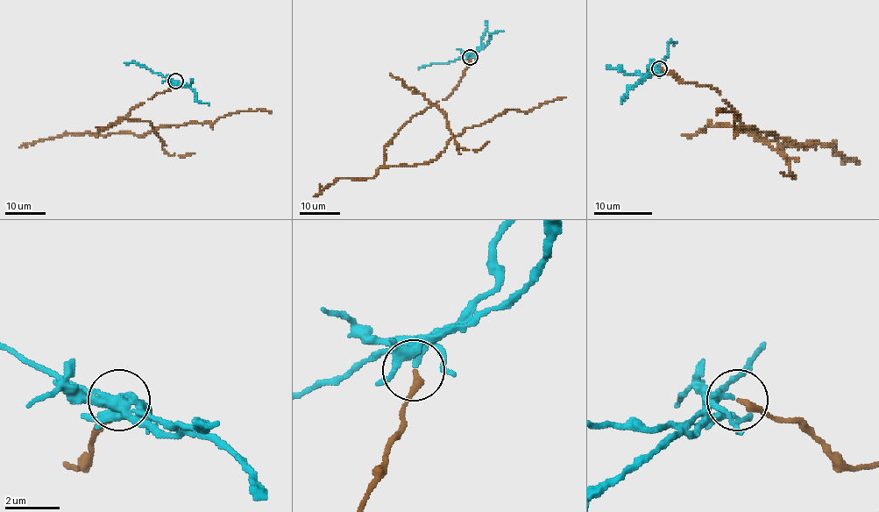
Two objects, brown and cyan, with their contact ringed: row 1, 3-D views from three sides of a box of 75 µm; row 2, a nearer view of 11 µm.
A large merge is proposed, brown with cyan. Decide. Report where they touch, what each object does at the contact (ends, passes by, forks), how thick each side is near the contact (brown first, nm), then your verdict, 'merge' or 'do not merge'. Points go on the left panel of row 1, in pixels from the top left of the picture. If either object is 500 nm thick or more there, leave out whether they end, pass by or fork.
at (175, 81); brown ends there; cyan ends there; 260 nm thick on the brown side, 200 nm on the other; do not merge

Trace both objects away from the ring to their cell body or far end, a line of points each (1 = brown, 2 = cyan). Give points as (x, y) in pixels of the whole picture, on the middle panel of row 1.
1: (469, 58), (459, 85), (385, 147), (385, 167), (434, 160), (466, 128), (566, 96)
2: (469, 56), (464, 54), (449, 62), (435, 62), (419, 68)

